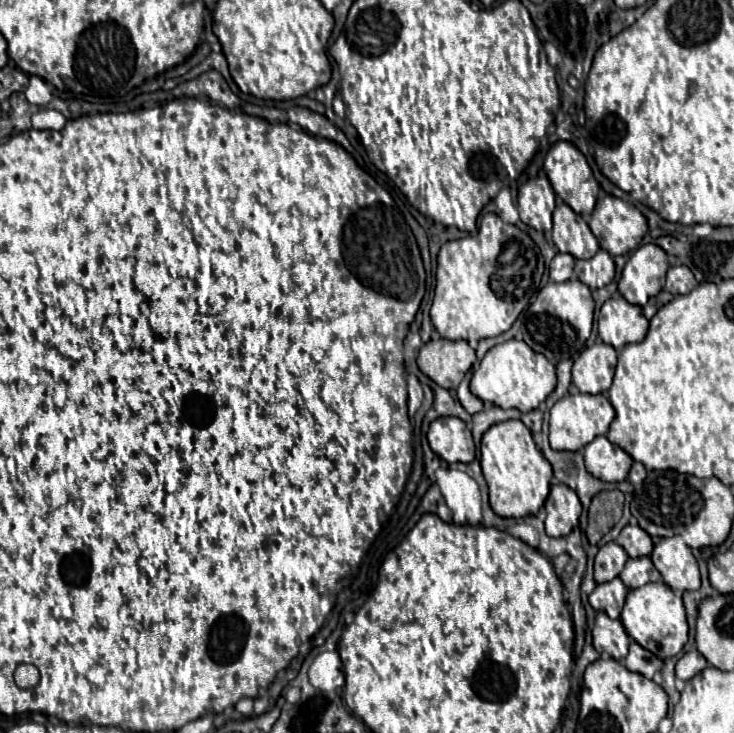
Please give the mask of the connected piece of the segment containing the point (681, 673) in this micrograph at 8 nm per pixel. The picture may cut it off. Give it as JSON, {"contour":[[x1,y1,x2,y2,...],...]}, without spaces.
{"contour":[[692,649,692,651,684,653,684,655,680,657,680,661,676,663,676,677,688,681,688,679,692,679,694,675,698,675,700,671,704,671,706,667,708,667,708,661,706,661,696,649]]}

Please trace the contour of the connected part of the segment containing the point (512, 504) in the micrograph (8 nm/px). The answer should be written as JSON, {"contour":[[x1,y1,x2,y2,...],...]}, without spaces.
{"contour":[[504,421,492,425,482,437,480,465,490,489,490,507,500,517,522,519,536,515,550,493,552,467,536,449,530,429,522,421]]}

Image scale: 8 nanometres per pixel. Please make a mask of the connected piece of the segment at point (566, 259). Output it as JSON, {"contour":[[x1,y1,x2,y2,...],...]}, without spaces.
{"contour":[[556,253,556,257,550,263,550,279,552,281,568,281,574,271,574,257,568,253]]}

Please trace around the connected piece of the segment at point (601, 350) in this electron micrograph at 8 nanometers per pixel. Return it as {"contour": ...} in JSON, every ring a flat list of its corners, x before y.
{"contour":[[594,343,584,349,572,367,572,383,580,393,598,395,612,385,616,367,616,351,612,345]]}

